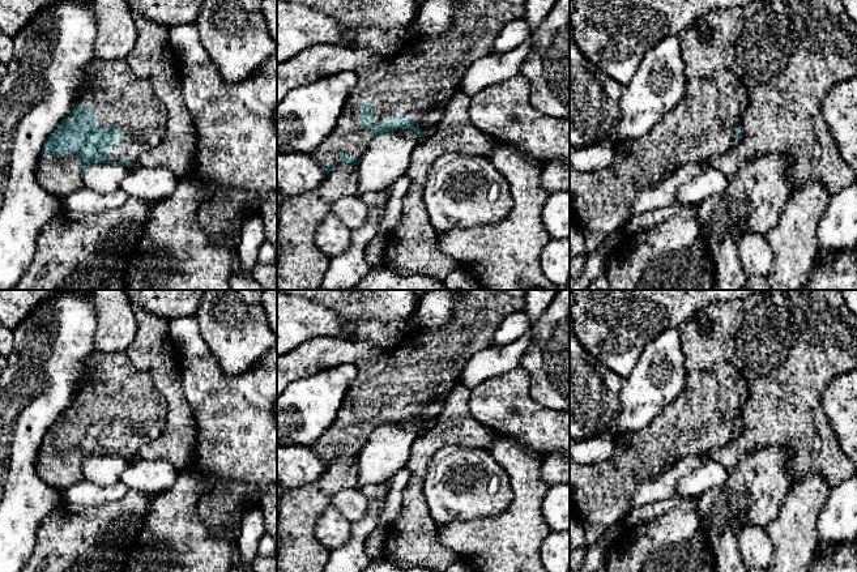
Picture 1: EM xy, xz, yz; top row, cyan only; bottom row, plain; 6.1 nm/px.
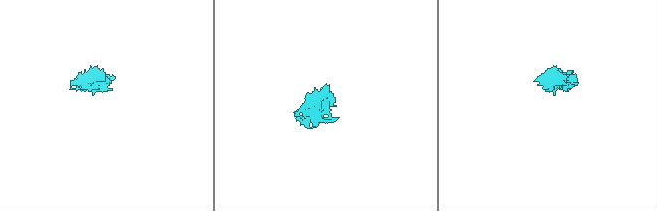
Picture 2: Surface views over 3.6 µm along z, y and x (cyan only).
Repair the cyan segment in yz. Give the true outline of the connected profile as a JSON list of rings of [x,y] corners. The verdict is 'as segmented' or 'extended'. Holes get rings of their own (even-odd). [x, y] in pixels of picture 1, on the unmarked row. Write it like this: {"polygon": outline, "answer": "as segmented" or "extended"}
{"polygon": [[[716,363],[687,375],[683,392],[644,430],[614,435],[613,454],[598,464],[579,464],[570,457],[572,513],[584,528],[585,546],[596,545],[609,528],[624,521],[632,498],[645,483],[687,456],[705,458],[711,449],[732,441],[742,430],[742,410],[749,397],[747,383],[730,363]]], "answer": "extended"}

